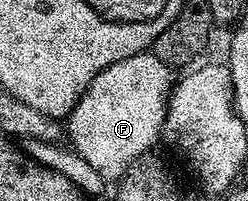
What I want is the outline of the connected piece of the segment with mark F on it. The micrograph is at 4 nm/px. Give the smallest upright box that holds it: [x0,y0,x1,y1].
[65,50,172,181]

